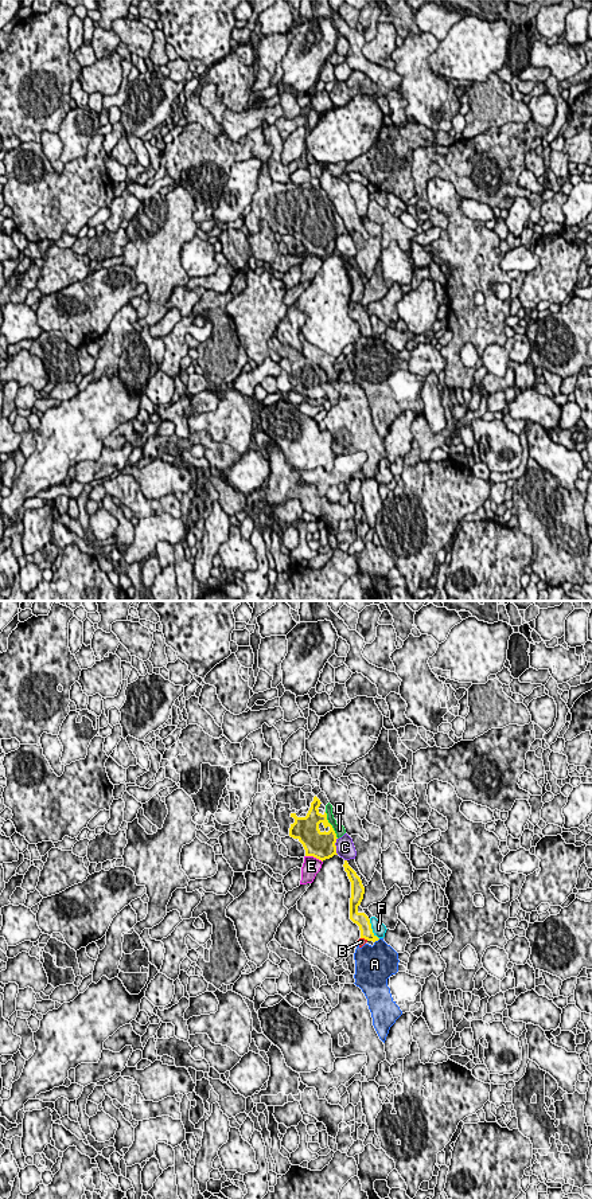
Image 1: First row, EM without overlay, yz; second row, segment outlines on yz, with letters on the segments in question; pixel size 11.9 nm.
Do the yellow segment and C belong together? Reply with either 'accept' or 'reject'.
reject

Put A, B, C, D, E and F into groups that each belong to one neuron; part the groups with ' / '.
A B / C / D / E / F

